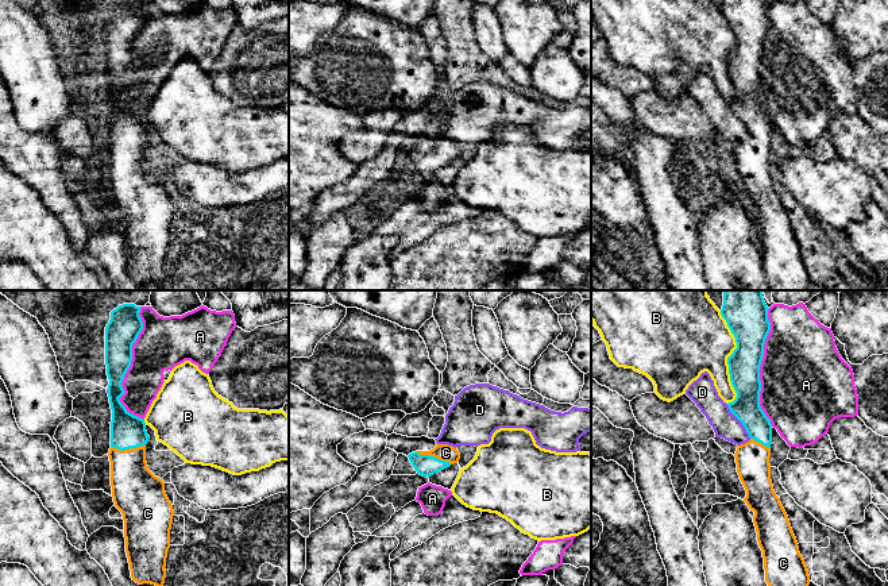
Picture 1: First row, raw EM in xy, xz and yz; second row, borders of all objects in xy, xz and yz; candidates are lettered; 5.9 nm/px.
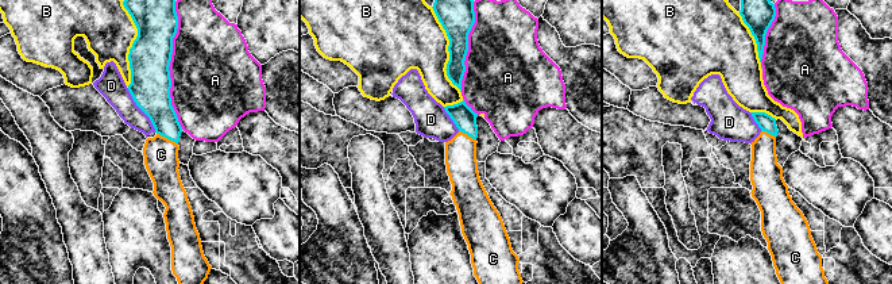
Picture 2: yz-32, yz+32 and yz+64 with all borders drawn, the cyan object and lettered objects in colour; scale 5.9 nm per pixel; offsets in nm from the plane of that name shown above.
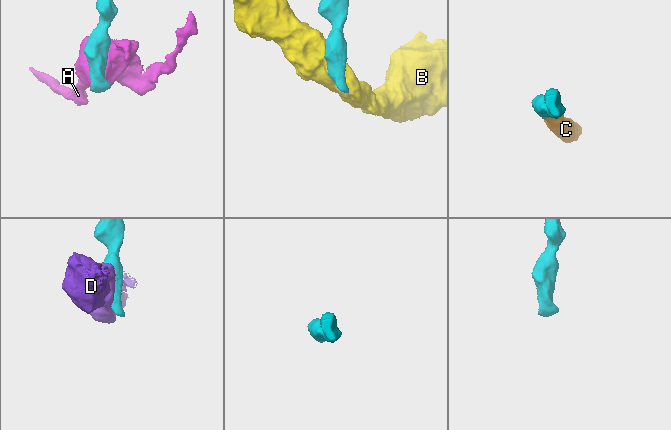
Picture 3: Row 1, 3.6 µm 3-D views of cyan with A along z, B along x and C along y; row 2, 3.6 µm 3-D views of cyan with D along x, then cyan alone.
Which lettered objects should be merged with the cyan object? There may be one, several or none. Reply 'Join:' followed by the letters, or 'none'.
Join: C

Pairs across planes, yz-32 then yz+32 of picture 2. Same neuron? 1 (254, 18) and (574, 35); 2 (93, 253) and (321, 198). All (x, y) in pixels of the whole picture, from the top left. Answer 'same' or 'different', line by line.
1: same
2: different

